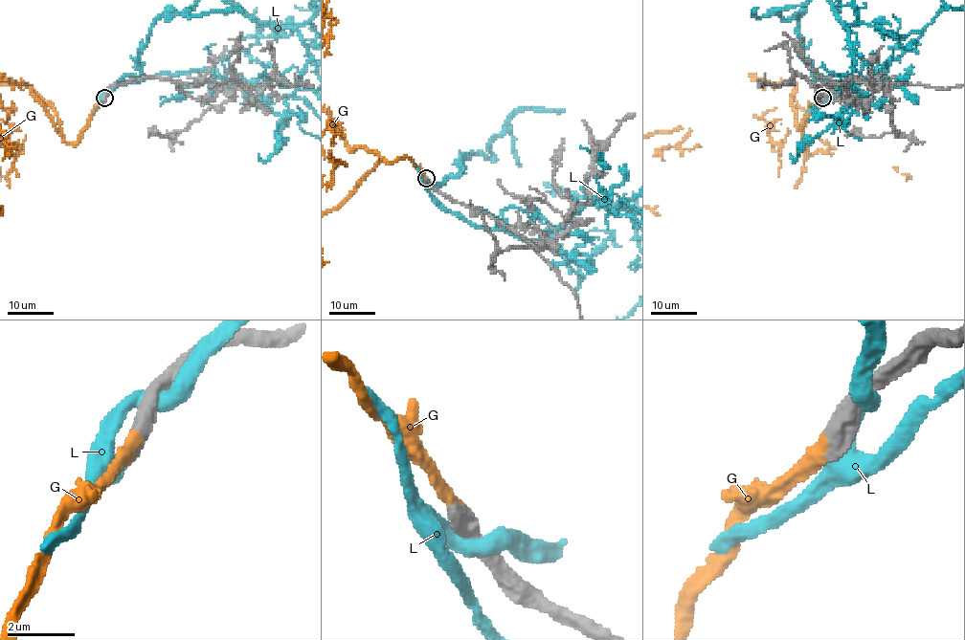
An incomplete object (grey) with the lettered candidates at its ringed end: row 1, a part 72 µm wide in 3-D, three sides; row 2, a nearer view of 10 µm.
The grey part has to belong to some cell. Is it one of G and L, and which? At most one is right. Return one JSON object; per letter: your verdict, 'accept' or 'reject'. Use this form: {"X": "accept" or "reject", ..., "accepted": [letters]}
{"G": "accept", "L": "reject", "accepted": ["G"]}

